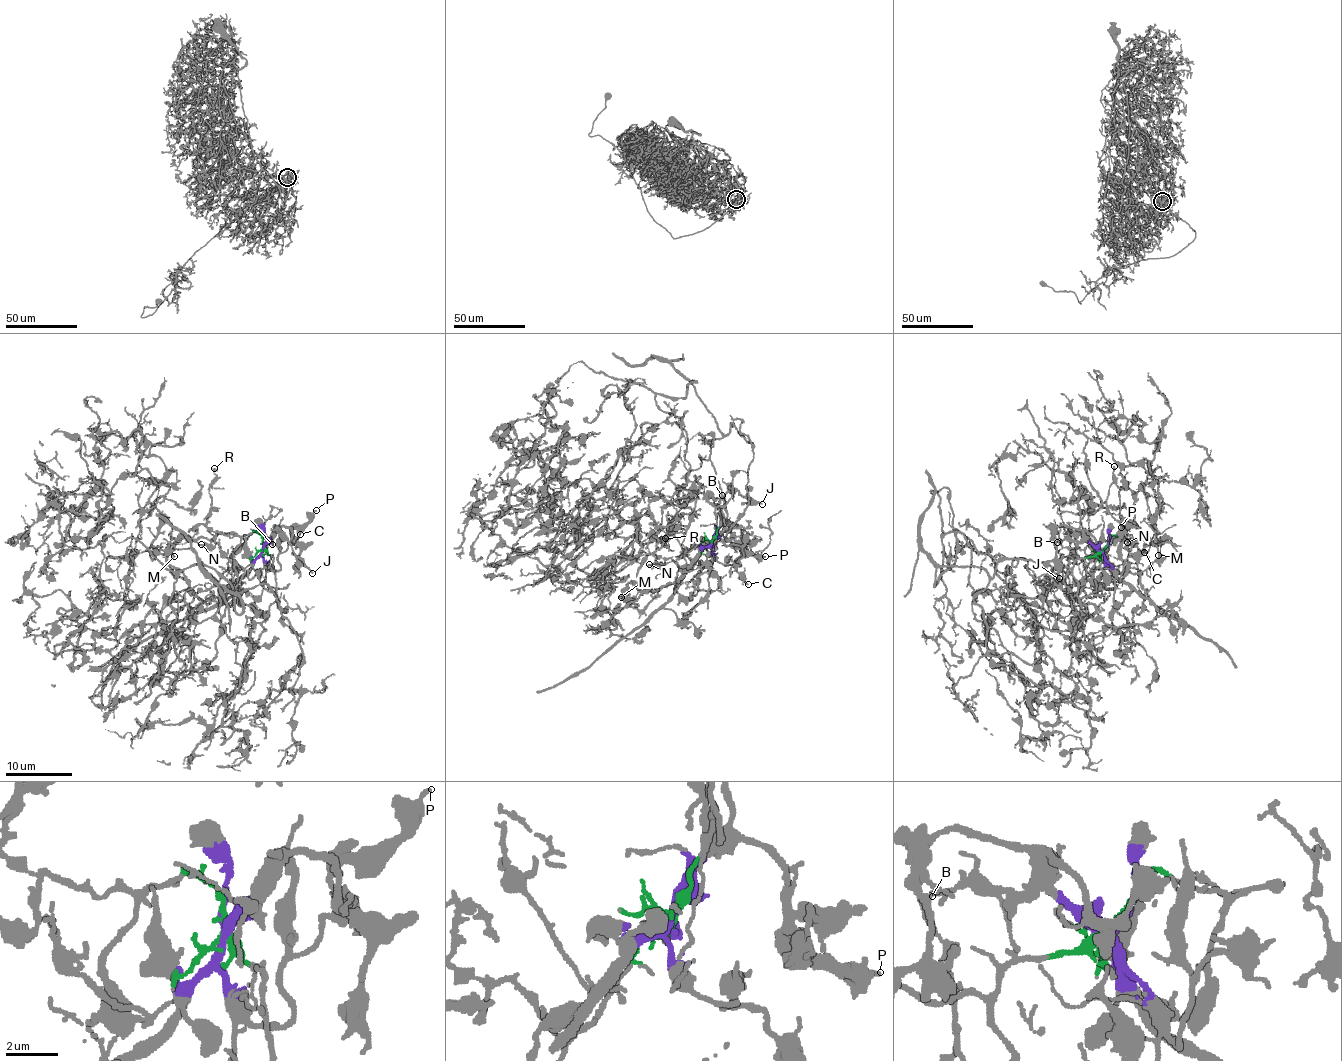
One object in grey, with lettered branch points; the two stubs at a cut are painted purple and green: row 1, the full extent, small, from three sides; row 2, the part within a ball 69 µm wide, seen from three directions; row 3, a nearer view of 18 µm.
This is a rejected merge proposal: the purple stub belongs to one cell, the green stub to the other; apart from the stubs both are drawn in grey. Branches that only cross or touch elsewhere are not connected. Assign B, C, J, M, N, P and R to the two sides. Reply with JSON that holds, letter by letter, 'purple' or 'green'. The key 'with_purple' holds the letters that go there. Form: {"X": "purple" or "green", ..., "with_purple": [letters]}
{"B": "purple", "C": "purple", "J": "purple", "M": "green", "N": "green", "P": "purple", "R": "green", "with_purple": ["B", "C", "J", "P"]}

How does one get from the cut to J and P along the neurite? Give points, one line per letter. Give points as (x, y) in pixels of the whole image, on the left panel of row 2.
J: (263, 544), (277, 527), (273, 526), (294, 556), (313, 573)
P: (263, 544), (280, 526), (285, 526), (291, 538), (291, 532), (301, 528), (316, 510)

